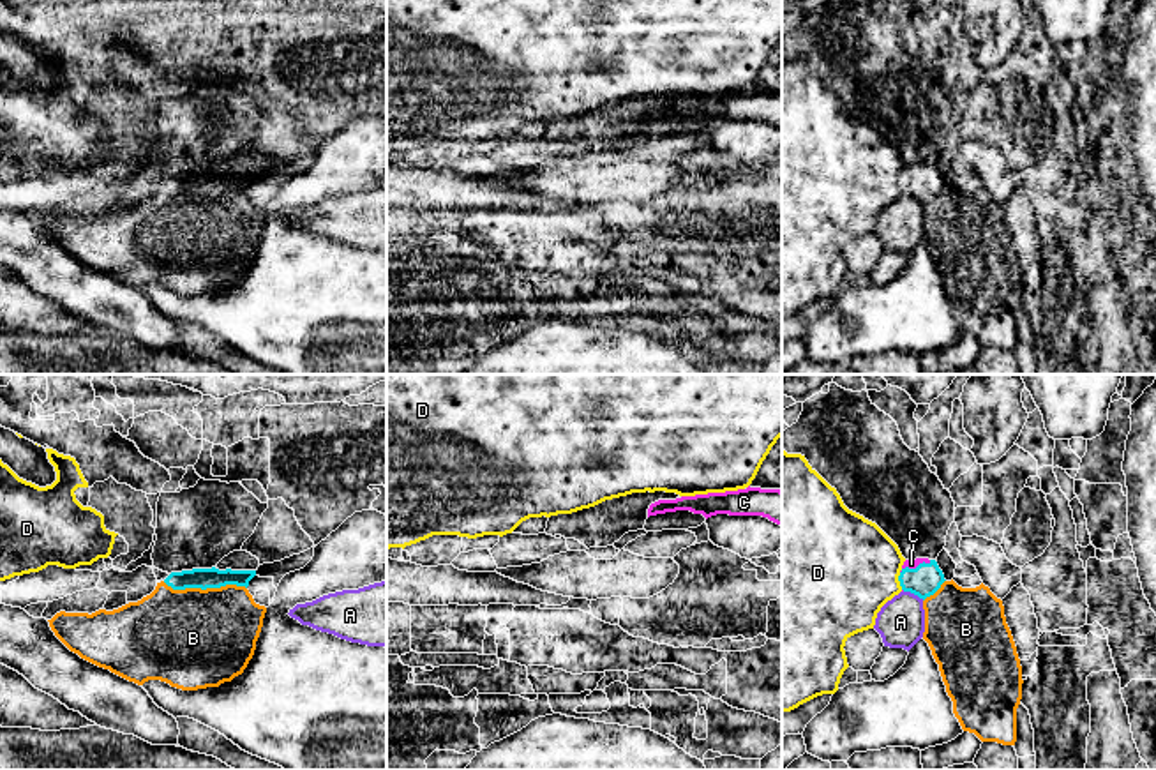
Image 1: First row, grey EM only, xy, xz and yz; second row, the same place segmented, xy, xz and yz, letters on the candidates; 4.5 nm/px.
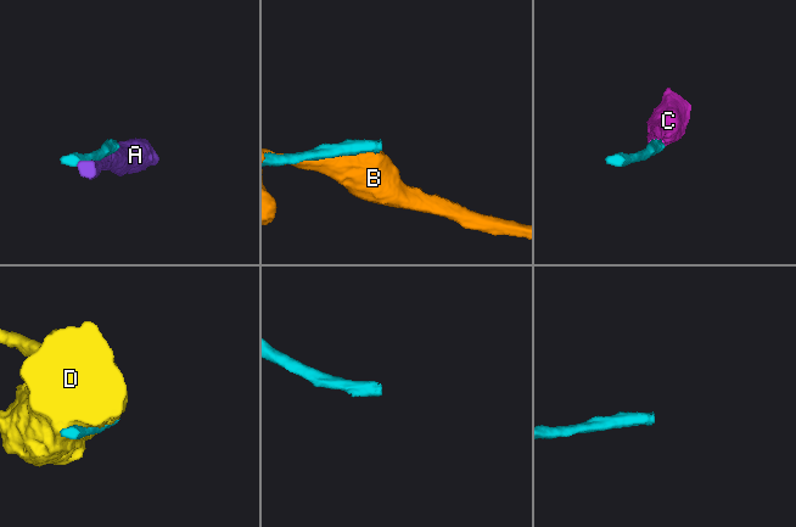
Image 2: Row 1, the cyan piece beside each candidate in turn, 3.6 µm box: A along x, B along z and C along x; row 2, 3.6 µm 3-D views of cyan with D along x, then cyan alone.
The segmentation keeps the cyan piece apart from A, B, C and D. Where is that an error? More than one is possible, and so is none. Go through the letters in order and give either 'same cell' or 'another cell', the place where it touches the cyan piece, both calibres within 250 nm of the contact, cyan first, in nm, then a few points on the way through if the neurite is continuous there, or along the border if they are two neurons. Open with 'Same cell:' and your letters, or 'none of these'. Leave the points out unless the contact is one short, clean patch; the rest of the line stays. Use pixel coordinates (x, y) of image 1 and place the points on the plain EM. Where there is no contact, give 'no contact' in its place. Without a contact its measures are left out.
Same cell: C
A: another cell; contact yz (915, 198); calibres 150 and 220 nm
B: another cell; contact xy (205, 193); calibres 100 and 460 nm
C: same cell; contact yz (916, 172); calibres 150 and 50 nm; way yz (925, 184), (916, 172), (911, 168)
D: another cell; contact yz (899, 184); calibres 150 and 480 nm

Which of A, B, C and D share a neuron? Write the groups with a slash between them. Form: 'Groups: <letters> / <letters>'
Groups: A / B / C / D

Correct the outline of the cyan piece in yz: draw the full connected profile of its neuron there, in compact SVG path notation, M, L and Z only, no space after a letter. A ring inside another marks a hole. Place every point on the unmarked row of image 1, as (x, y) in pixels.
M905 164L898 180L902 196L911 196L920 203L934 200L946 185L935 164Z

